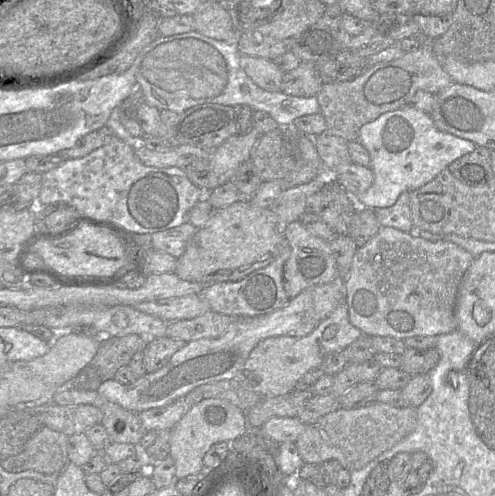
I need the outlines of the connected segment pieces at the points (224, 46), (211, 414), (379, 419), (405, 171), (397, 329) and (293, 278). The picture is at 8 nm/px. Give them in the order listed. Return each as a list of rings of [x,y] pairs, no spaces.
[[[234,28],[234,36],[221,41],[196,30],[158,36],[139,52],[131,65],[136,78],[136,89],[142,94],[144,103],[160,111],[169,110],[178,114],[206,103],[232,107],[245,104],[254,111],[268,113],[279,127],[293,126],[297,118],[319,113],[317,96],[296,97],[281,91],[269,92],[251,80],[239,63],[238,41],[241,34]]]
[[[206,398],[194,404],[171,429],[169,455],[175,462],[178,479],[197,474],[203,470],[203,457],[209,448],[219,442],[233,442],[247,428],[246,414],[223,398]]]
[[[374,402],[368,406],[337,408],[314,422],[305,424],[305,429],[294,442],[304,463],[322,464],[336,460],[348,471],[364,467],[368,462],[390,449],[406,437],[417,424],[414,407],[395,407]]]
[[[413,107],[383,113],[363,125],[358,141],[370,155],[374,181],[364,193],[352,197],[360,207],[372,210],[394,205],[403,192],[417,190],[448,169],[453,161],[477,147],[470,140],[439,130],[430,113]]]
[[[381,227],[353,256],[345,278],[350,323],[371,337],[405,340],[457,330],[455,304],[461,279],[474,256],[445,240],[431,242],[413,232]]]
[[[300,221],[289,223],[285,227],[284,237],[290,248],[290,256],[283,267],[283,281],[284,289],[290,299],[307,288],[327,284],[338,278],[330,243],[311,234]]]

